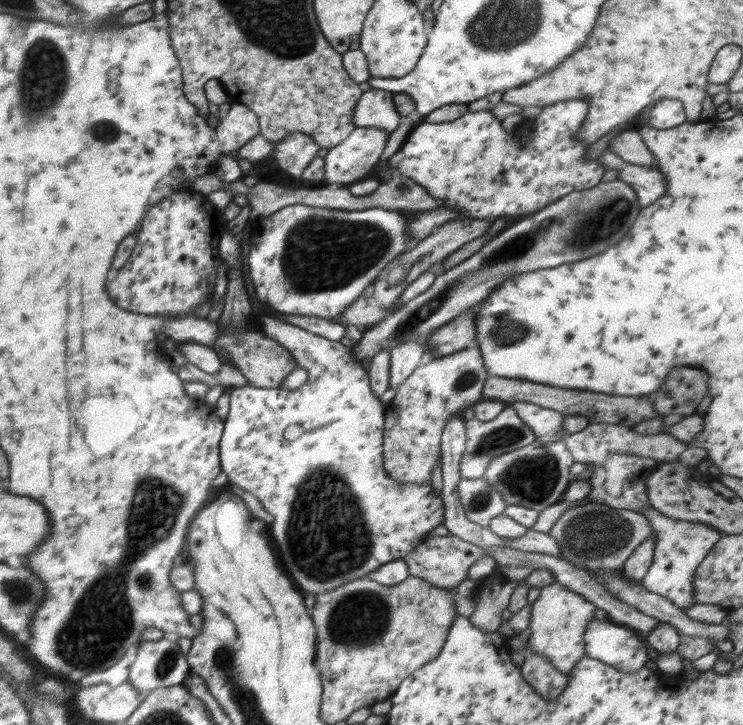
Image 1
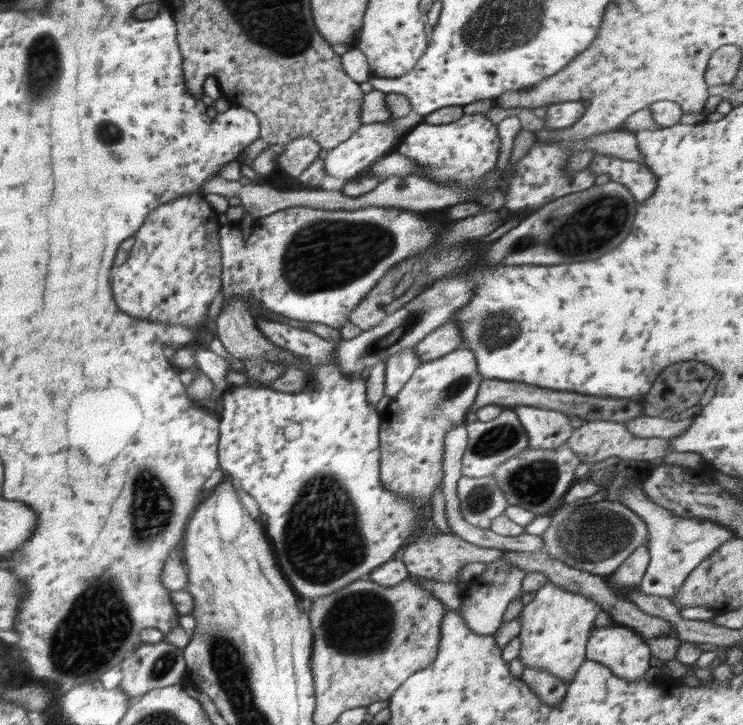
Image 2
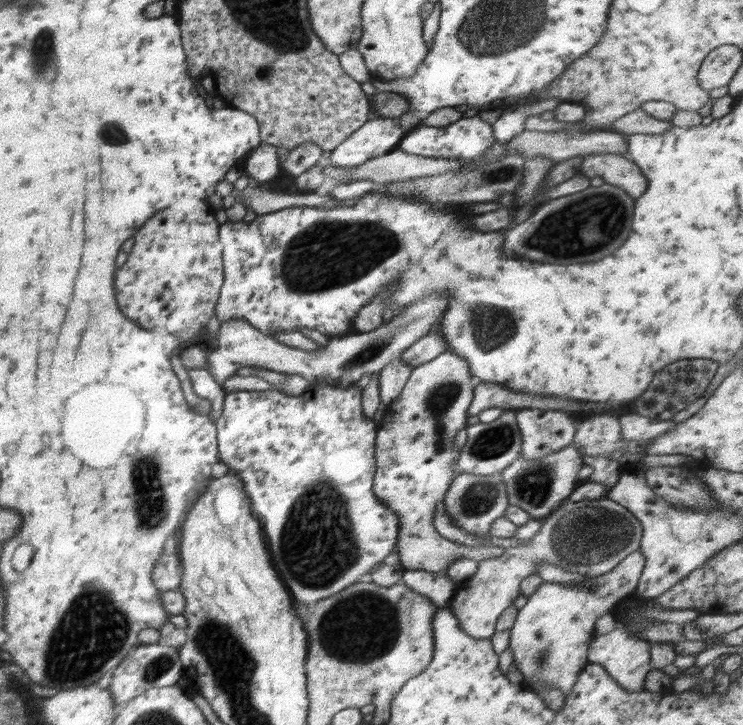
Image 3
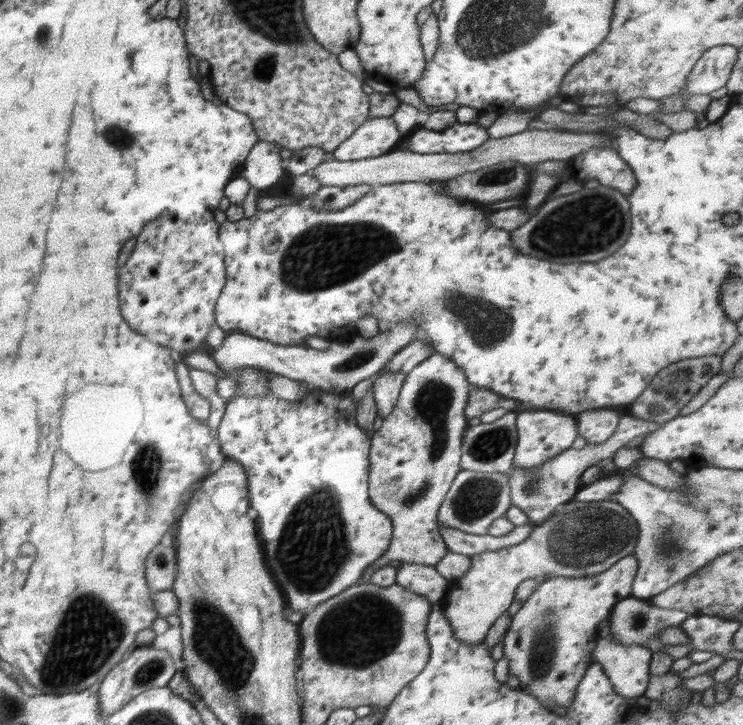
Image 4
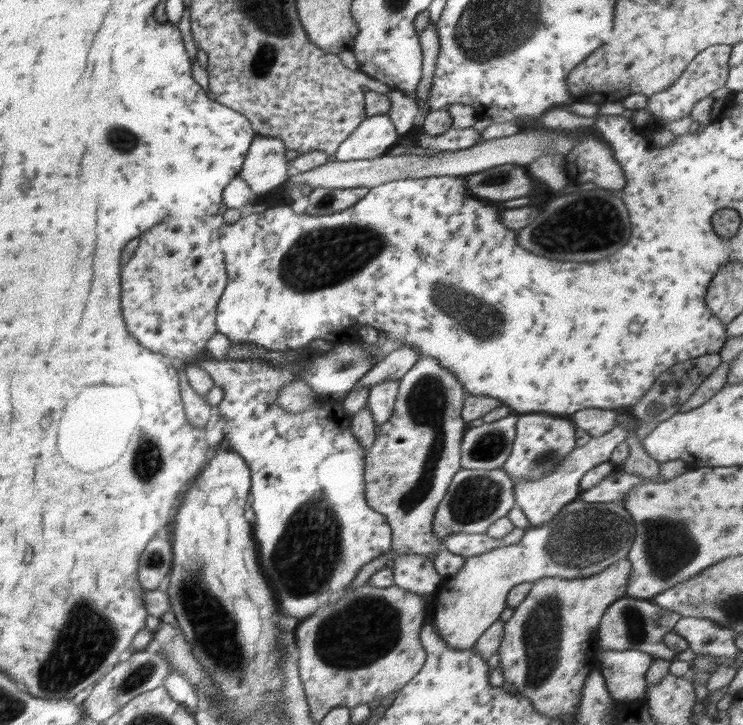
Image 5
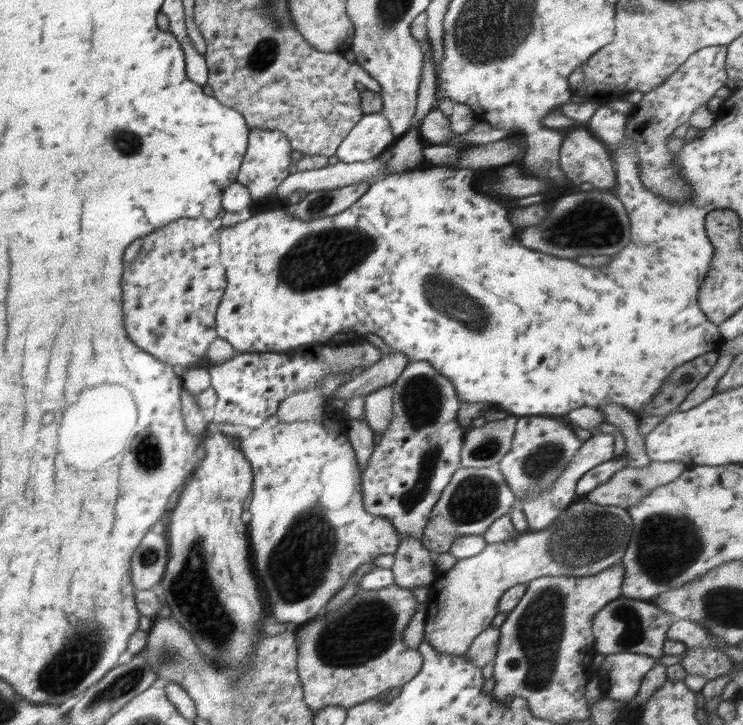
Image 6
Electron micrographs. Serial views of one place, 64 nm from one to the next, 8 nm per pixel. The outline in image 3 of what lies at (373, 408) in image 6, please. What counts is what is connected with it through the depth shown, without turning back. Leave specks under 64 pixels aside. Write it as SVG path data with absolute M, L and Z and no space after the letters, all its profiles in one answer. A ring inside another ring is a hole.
M400 358L389 362L380 372L380 386L378 386L378 390L381 403L386 406L385 410L391 406L395 398L398 398L410 374L412 374L412 370L414 369Z

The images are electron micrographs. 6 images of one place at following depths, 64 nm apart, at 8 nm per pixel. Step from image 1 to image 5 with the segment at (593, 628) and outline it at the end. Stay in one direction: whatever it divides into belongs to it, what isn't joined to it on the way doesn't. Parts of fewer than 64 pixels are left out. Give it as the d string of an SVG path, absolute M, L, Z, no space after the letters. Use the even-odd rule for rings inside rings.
M601 650L600 667L613 700L633 701L646 696L646 673L653 656L639 650Z

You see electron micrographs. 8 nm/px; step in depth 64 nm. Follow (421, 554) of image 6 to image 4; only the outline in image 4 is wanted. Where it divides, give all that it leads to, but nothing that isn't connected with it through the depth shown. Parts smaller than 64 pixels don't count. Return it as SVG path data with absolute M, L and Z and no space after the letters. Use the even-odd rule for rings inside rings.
M402 562L396 565L396 584L425 596L432 604L440 604L443 596L450 592L451 582L440 575L433 566Z

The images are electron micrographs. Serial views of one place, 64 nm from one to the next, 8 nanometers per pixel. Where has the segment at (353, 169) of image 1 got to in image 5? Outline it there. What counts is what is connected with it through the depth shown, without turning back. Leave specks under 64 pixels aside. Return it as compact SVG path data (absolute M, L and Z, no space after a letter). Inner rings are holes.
M386 115L367 116L334 153L337 161L373 159L396 145L398 133Z

